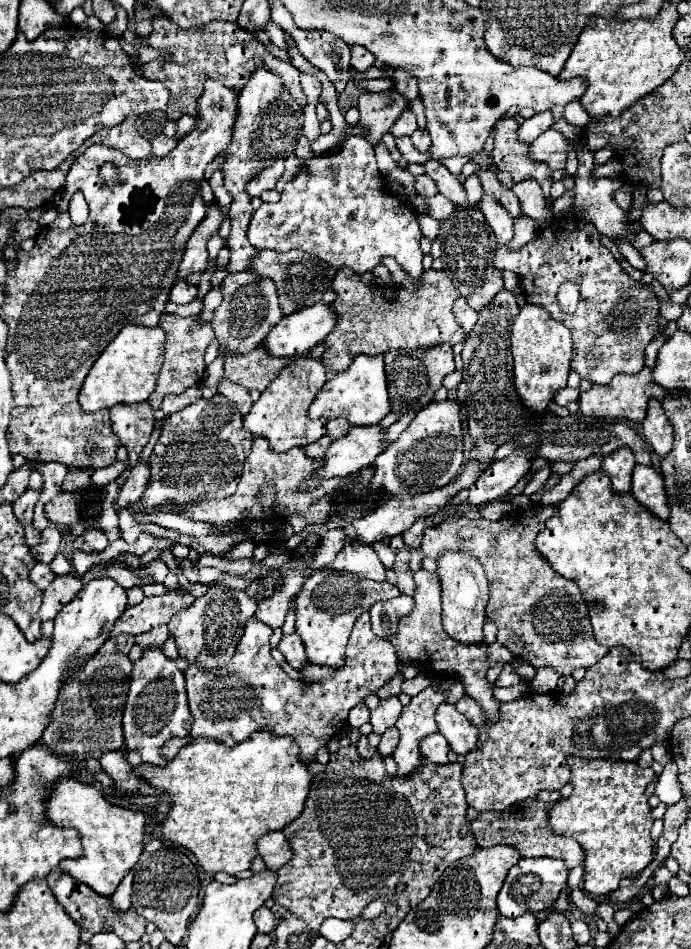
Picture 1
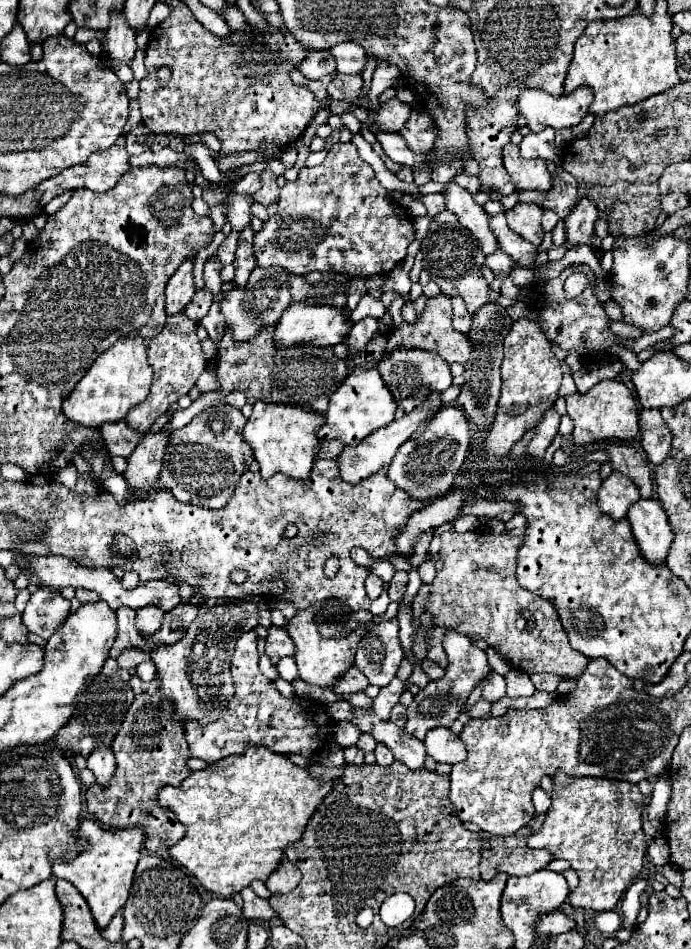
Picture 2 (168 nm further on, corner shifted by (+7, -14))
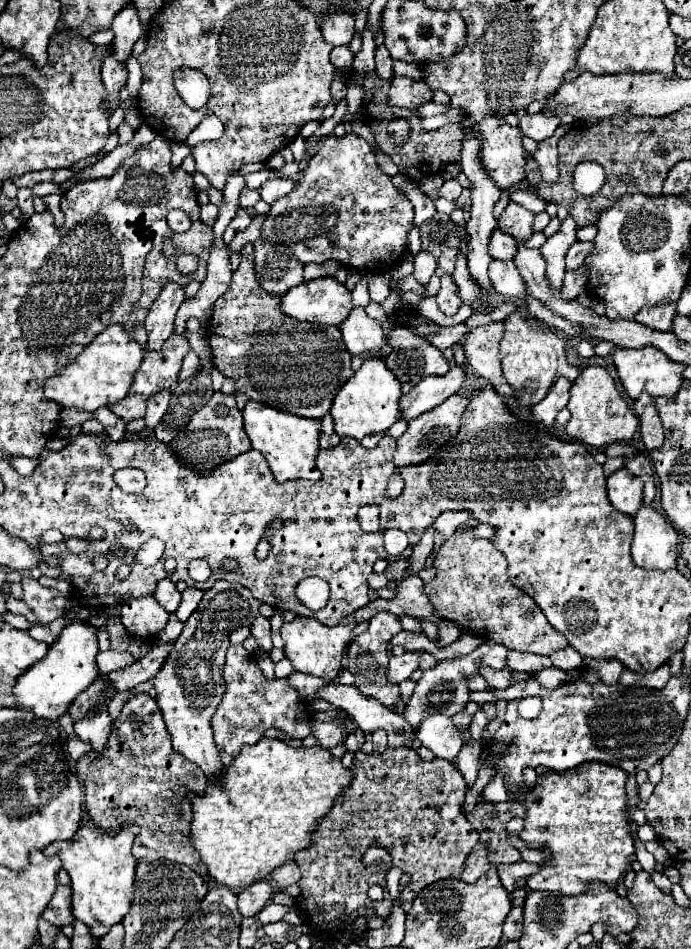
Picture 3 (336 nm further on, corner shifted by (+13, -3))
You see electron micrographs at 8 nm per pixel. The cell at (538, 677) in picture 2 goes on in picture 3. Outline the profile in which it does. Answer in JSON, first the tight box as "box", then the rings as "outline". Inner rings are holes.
{"box":[549,646,583,672],"outline":[[[571,646],[565,648],[565,650],[553,652],[549,658],[551,658],[553,666],[563,670],[563,672],[571,672],[571,670],[583,666],[583,656],[579,656],[579,652],[575,652]]]}

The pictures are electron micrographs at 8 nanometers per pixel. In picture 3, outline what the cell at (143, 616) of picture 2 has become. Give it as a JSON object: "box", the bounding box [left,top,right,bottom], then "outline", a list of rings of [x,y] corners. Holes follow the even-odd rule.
{"box":[121,598,171,640],"outline":[[[131,598],[121,606],[121,622],[131,636],[151,640],[159,630],[165,628],[171,614],[167,614],[155,598]]]}

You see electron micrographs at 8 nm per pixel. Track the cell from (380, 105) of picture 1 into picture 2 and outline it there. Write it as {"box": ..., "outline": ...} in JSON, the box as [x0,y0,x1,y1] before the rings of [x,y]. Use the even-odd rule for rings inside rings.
{"box":[369,97,411,133],"outline":[[[395,97],[395,99],[381,103],[379,111],[371,113],[369,117],[371,117],[371,123],[377,123],[383,131],[395,133],[405,125],[405,121],[409,119],[409,113],[411,113],[411,105],[407,105]]]}

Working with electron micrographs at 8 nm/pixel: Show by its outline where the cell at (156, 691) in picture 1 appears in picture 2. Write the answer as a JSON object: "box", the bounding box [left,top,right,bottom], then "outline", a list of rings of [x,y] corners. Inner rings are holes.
{"box":[85,693,191,859],"outline":[[[159,693],[137,695],[111,747],[117,769],[109,787],[99,783],[87,787],[85,799],[89,813],[113,829],[141,827],[145,833],[145,847],[163,859],[171,859],[169,847],[173,847],[185,835],[185,827],[177,823],[177,817],[169,809],[159,805],[157,797],[161,787],[178,787],[187,775],[191,775],[191,769],[187,767],[191,753],[181,723],[173,719],[173,707]]]}

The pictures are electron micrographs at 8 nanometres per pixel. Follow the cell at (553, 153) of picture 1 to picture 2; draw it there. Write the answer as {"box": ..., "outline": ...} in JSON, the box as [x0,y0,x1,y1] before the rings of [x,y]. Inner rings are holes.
{"box":[503,145,551,191],"outline":[[[517,145],[503,147],[503,165],[517,191],[549,191],[551,175],[543,159],[523,159]]]}

